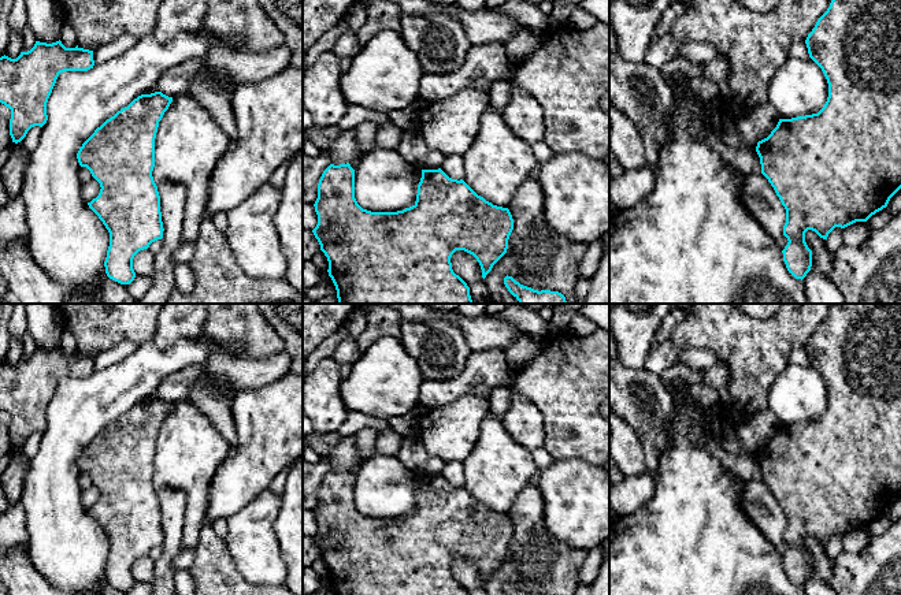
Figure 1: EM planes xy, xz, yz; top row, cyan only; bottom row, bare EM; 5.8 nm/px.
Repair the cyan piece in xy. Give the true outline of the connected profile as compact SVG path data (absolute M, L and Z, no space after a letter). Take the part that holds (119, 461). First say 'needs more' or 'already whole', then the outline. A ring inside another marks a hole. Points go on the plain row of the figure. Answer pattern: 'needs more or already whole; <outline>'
already whole; M162 398L138 402L97 434L77 460L79 472L86 473L100 490L99 502L88 512L110 539L110 553L104 568L105 580L120 591L129 591L136 584L134 562L163 544L160 502L152 477L159 428L171 408L173 404Z

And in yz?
already whole; M834 304L827 317L817 326L805 346L809 364L822 375L827 390L828 404L824 413L812 421L779 425L771 440L759 447L756 458L760 464L761 480L768 486L786 516L783 542L787 551L782 557L787 577L796 585L804 585L812 573L812 557L805 548L805 539L815 538L827 546L835 535L845 535L856 528L867 528L872 521L887 513L890 505L901 495L901 304Z

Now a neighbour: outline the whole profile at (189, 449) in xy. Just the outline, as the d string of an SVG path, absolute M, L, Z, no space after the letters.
M188 399L174 402L159 428L152 483L156 491L177 490L185 495L183 550L196 550L197 547L203 527L208 523L208 490L230 447L211 420Z

